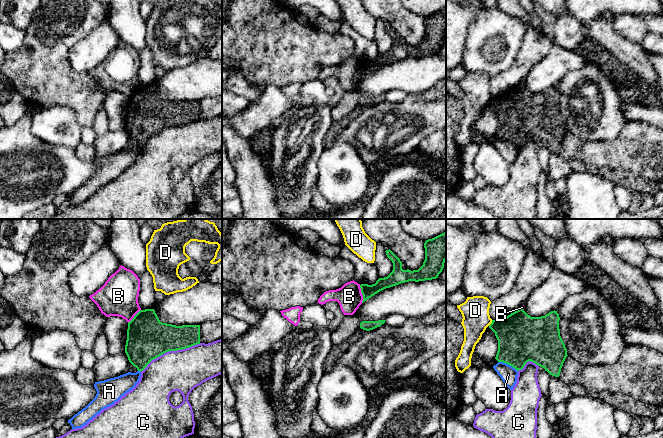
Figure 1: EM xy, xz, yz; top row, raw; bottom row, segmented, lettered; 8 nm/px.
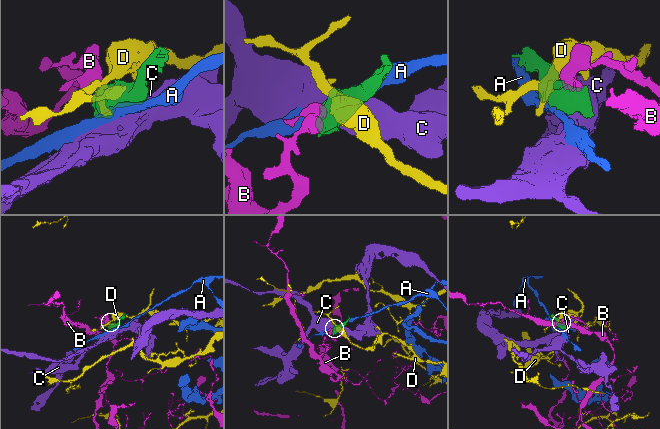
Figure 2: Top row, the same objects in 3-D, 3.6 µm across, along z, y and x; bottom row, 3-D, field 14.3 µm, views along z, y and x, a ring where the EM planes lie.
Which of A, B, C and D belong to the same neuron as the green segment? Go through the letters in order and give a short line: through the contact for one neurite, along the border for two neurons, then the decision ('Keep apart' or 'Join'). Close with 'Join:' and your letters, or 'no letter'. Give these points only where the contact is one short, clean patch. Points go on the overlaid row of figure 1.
A: Keep apart
B: Line: xz (359, 285), (362, 302). Keep apart
C: Keep apart
D: Keep apart
Join: no letter

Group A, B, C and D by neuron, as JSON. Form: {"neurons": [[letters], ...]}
{"neurons": [["A"], ["B"], ["C"], ["D"]]}

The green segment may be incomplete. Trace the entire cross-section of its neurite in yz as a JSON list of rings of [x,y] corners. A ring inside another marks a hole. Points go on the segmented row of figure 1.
[[[519,309],[500,320],[492,320],[489,328],[498,340],[495,359],[517,371],[529,361],[550,375],[559,377],[567,349],[560,336],[559,314],[551,311],[545,316],[531,317]]]

